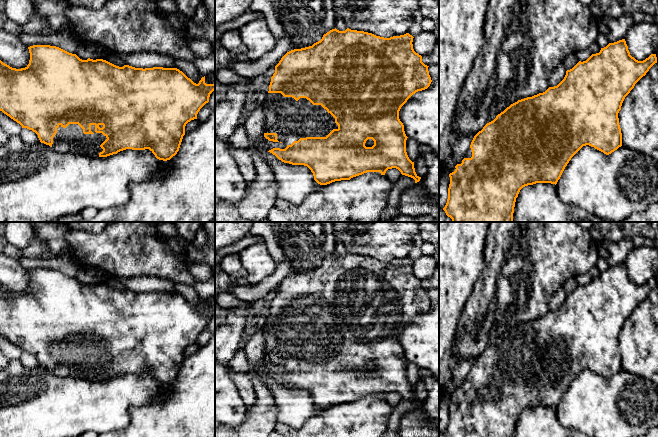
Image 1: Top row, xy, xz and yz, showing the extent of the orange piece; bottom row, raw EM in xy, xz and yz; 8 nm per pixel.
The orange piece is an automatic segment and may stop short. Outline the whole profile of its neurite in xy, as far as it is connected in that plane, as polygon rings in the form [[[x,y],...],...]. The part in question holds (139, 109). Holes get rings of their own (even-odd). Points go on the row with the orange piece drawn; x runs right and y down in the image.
[[[33,45],[28,47],[30,53],[29,64],[25,68],[16,69],[0,60],[0,111],[19,123],[22,128],[32,130],[38,135],[41,143],[51,146],[59,152],[71,152],[91,157],[107,157],[126,149],[149,149],[157,159],[167,161],[179,151],[185,126],[191,120],[197,119],[200,109],[209,102],[210,94],[215,90],[215,84],[206,84],[205,76],[198,84],[194,83],[177,68],[135,68],[129,65],[116,66],[103,59],[82,60],[76,54],[69,53],[59,47],[50,45]]]

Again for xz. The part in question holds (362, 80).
[[[335,28],[324,34],[322,39],[312,46],[287,52],[275,66],[275,73],[271,77],[269,91],[263,104],[264,137],[269,141],[284,143],[287,147],[285,149],[273,148],[268,152],[284,163],[307,166],[313,173],[314,180],[320,185],[350,180],[367,172],[380,172],[381,175],[385,175],[386,171],[392,168],[398,169],[402,175],[413,178],[415,183],[419,182],[421,177],[416,174],[414,162],[407,155],[406,140],[408,137],[405,134],[404,125],[399,119],[399,111],[407,100],[416,92],[427,89],[432,82],[428,71],[429,66],[422,62],[422,56],[413,49],[413,38],[409,33],[384,38],[364,31],[349,28],[339,31]]]

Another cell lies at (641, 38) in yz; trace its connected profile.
[[[634,23],[625,36],[630,55],[643,61],[658,49],[658,27],[655,23]]]

